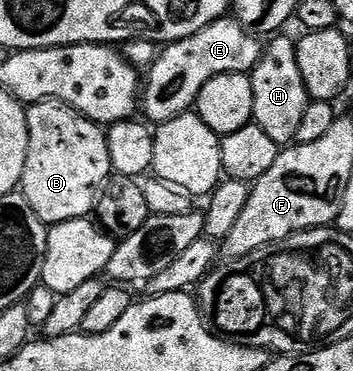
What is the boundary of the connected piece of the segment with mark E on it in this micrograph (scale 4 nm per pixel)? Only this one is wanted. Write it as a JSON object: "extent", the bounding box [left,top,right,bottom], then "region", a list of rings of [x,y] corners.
{"extent":[139,17,262,125],"region":[[[233,17],[211,21],[211,25],[199,29],[199,33],[195,33],[186,39],[181,39],[178,43],[168,44],[158,54],[157,60],[148,68],[147,74],[149,76],[146,79],[144,76],[143,79],[143,94],[140,96],[139,103],[143,108],[143,115],[145,111],[146,117],[144,116],[144,118],[150,124],[160,125],[186,114],[196,104],[203,85],[207,85],[207,81],[211,81],[211,77],[219,77],[223,73],[239,73],[243,75],[252,72],[253,66],[261,60],[262,50],[262,40],[254,35],[252,31],[243,29],[243,25],[239,25],[236,18]]]}

